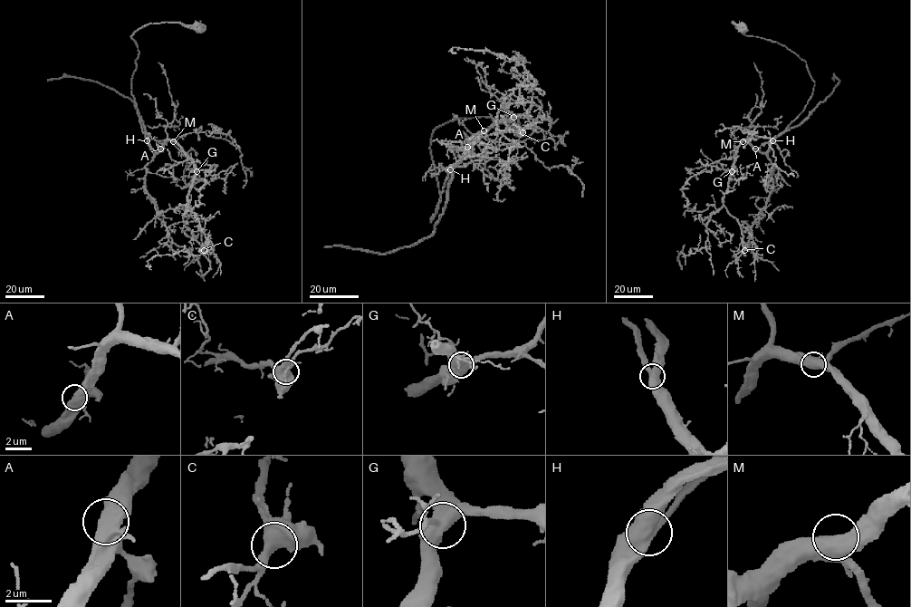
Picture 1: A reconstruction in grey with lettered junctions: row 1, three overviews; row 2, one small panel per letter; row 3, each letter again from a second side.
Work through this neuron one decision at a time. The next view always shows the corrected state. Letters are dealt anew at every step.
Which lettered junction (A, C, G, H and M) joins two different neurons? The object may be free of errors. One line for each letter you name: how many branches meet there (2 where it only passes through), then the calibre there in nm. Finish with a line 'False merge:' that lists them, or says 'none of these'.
False merge: none of these

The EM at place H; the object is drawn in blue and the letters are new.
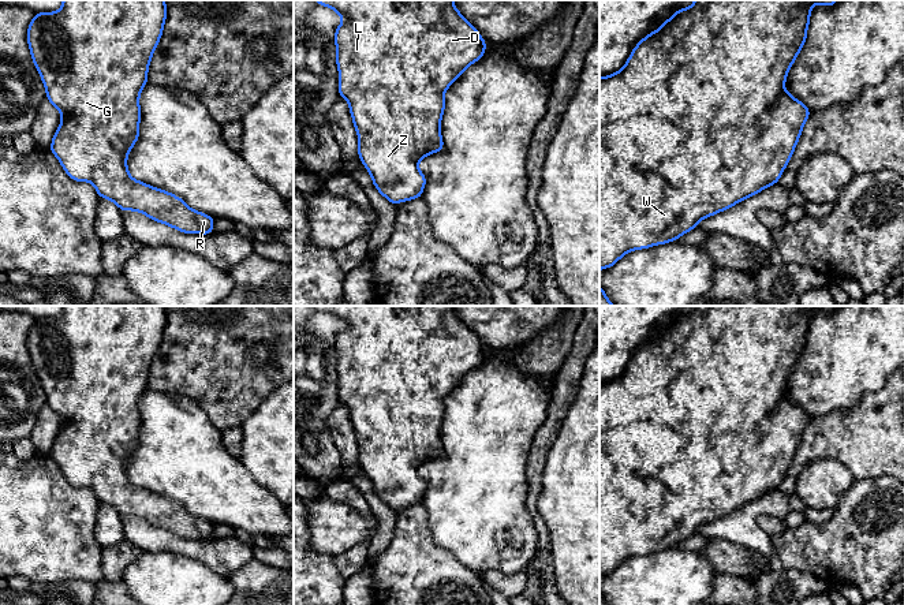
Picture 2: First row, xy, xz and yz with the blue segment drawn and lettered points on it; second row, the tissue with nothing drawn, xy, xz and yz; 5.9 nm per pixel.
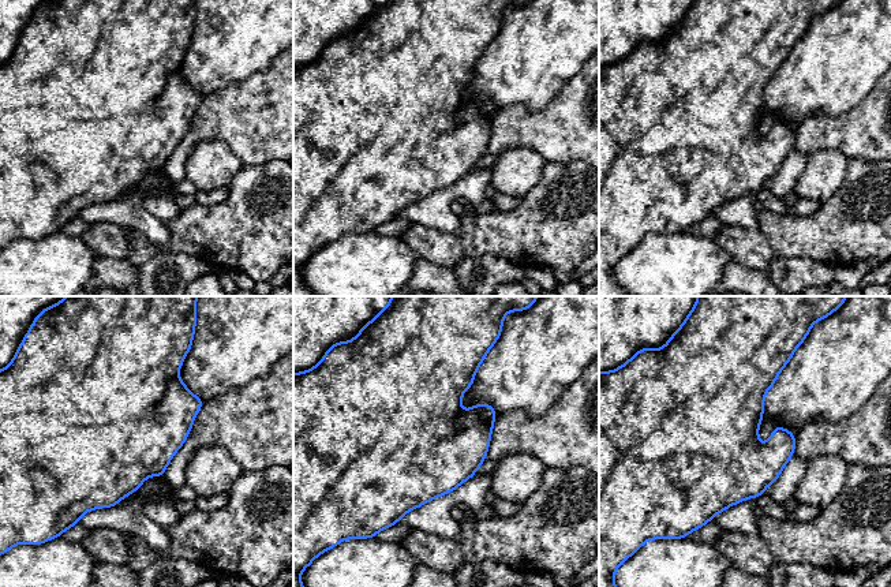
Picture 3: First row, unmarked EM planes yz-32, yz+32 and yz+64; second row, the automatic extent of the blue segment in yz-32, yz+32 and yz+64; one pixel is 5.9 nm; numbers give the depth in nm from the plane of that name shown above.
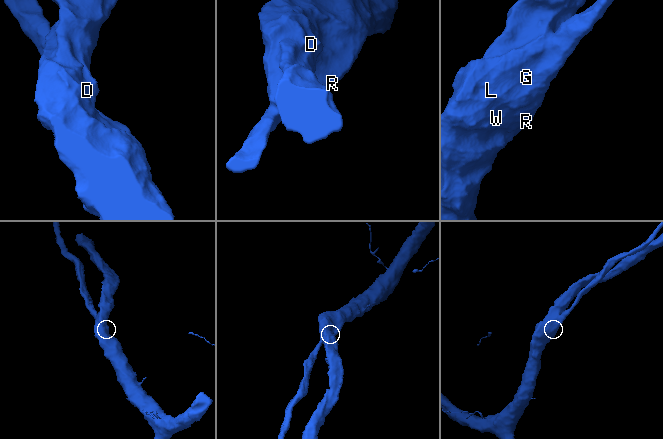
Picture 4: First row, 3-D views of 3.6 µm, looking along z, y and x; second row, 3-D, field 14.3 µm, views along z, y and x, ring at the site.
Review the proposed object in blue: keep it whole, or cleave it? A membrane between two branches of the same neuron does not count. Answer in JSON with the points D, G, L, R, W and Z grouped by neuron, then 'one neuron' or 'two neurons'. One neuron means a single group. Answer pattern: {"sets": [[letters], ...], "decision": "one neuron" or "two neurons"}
{"sets": [["D", "G", "L", "R", "W", "Z"]], "decision": "one neuron"}

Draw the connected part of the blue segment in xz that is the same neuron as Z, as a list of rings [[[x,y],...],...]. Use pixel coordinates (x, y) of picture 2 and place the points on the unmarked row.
[[[314,306],[336,317],[343,329],[336,333],[336,370],[339,402],[350,411],[359,448],[358,462],[369,477],[373,490],[389,508],[421,504],[426,482],[418,468],[441,458],[440,437],[445,414],[445,396],[472,369],[481,366],[486,348],[478,336],[456,315],[453,306]]]

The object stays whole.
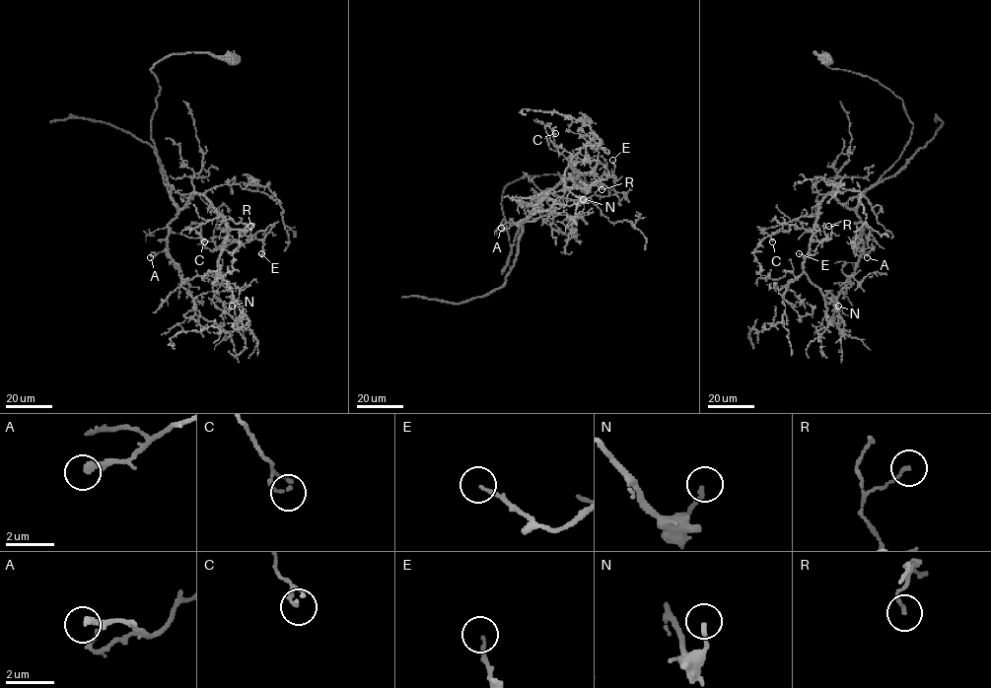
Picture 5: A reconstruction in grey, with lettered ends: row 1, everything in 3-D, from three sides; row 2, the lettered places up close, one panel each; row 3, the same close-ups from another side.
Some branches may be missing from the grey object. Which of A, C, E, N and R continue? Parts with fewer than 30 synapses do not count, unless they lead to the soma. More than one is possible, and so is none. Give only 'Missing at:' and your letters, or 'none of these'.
Missing at: none of these

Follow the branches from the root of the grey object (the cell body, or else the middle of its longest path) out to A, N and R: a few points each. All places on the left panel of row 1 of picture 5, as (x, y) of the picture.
A: (231, 58), (173, 54), (151, 69), (159, 87), (151, 138), (177, 214), (168, 225), (167, 248), (150, 257)
N: (231, 58), (173, 54), (151, 70), (163, 180), (179, 209), (202, 193), (224, 221), (213, 288), (232, 306)
R: (231, 58), (159, 60), (151, 138), (179, 209), (202, 193), (248, 240), (250, 226)

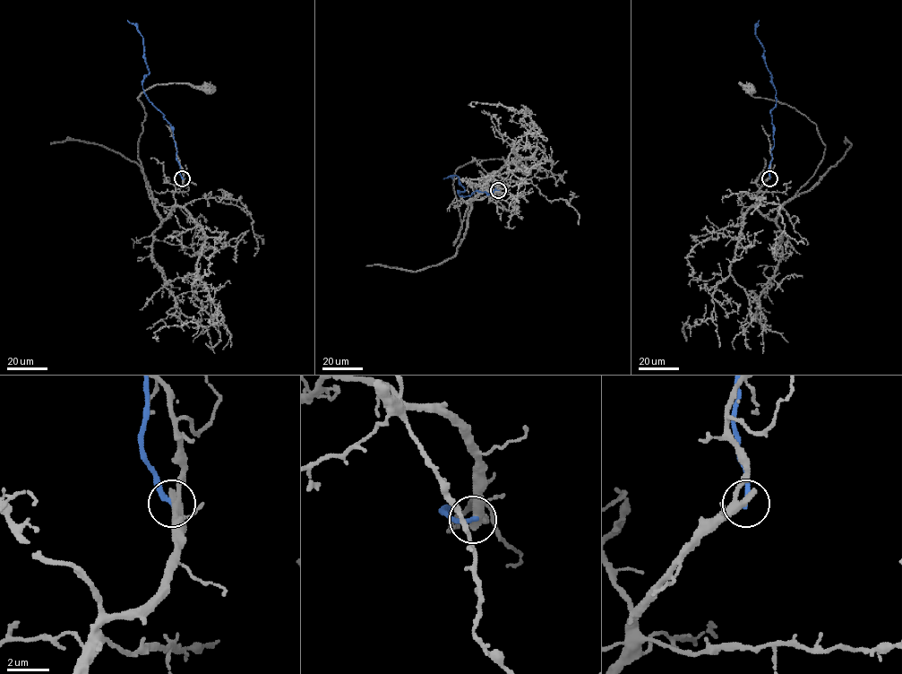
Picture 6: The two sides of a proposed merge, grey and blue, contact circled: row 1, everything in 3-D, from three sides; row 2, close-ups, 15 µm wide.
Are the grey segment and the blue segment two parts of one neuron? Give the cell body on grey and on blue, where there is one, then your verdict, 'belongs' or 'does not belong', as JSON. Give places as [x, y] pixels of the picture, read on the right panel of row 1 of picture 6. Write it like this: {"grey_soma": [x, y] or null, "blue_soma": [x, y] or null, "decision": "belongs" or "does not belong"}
{"grey_soma": [750, 89], "blue_soma": null, "decision": "does not belong"}

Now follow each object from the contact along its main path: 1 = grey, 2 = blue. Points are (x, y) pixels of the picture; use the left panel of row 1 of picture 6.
1: (182, 178), (175, 205), (163, 220), (139, 159), (145, 113), (138, 99), (157, 85), (208, 88)
2: (182, 178), (173, 127), (148, 99), (142, 86), (149, 73), (143, 38), (137, 27), (127, 20)

